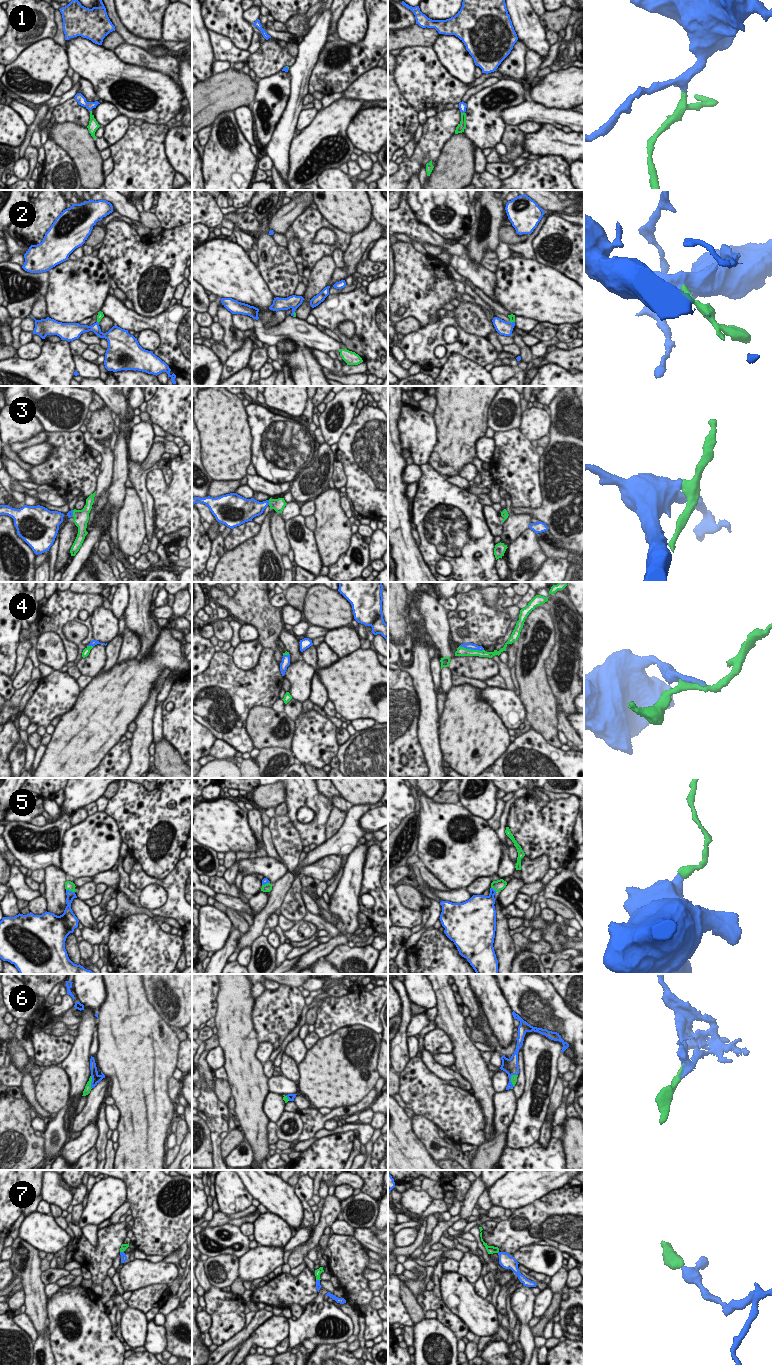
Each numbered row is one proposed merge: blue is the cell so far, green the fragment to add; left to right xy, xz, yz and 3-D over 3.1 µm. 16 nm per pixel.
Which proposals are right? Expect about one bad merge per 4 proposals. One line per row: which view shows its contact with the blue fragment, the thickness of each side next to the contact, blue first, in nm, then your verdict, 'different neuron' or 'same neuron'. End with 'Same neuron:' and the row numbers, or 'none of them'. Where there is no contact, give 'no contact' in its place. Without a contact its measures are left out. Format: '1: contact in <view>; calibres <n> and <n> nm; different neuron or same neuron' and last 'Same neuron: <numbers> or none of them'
1: contact in yz; calibres 130 and 120 nm; same neuron
2: contact in xz; calibres 200 and 50 nm; same neuron
3: contact in xz; calibres 260 and 200 nm; different neuron
4: contact in yz; calibres 100 and 160 nm; different neuron
5: contact in xy; calibres 130 and 140 nm; different neuron
6: contact in xy; calibres 140 and 100 nm; same neuron
7: contact in xy; calibres 100 and 100 nm; same neuron
Same neuron: 1, 2, 6, 7

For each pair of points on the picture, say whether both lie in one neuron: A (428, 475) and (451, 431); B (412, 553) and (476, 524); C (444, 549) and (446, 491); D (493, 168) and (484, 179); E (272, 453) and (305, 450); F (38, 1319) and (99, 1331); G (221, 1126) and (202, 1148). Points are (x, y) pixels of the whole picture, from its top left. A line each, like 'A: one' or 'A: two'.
A: two
B: two
C: one
D: two
E: one
F: two
G: two

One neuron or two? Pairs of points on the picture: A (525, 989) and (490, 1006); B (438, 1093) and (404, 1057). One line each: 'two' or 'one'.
A: two
B: two

